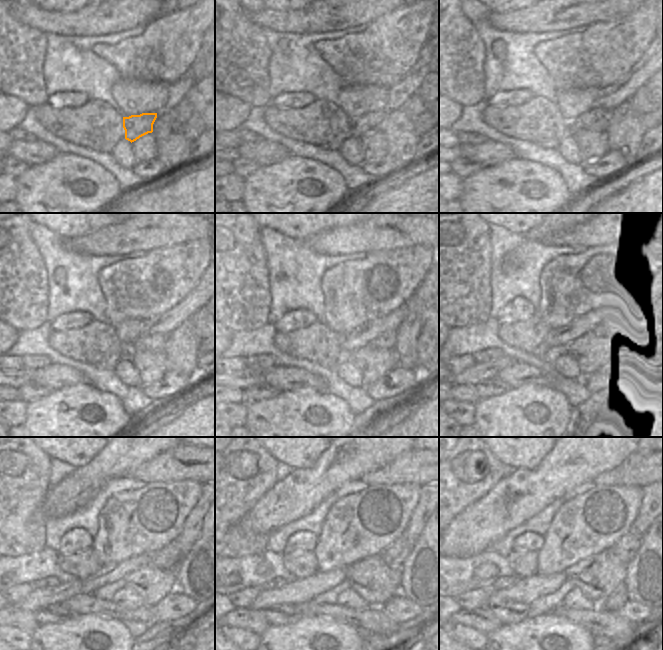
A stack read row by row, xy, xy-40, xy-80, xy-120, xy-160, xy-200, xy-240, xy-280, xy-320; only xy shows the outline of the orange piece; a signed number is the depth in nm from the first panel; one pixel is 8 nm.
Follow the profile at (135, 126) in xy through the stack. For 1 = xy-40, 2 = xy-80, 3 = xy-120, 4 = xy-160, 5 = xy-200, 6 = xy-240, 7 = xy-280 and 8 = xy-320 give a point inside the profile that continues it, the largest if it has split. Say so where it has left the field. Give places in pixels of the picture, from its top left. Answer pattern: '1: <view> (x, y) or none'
1: xy-40 (368, 123)
2: xy-80 (596, 119)
3: xy-120 (156, 343)
4: xy-160 (386, 340)
5: xy-200 (575, 338)
6: xy-240 (169, 557)
7: xy-280 (394, 555)
8: xy-320 (625, 549)

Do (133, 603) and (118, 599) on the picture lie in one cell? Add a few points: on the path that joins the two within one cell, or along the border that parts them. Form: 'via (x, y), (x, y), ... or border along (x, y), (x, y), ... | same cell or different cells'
via (129, 599), (122, 599) | same cell

